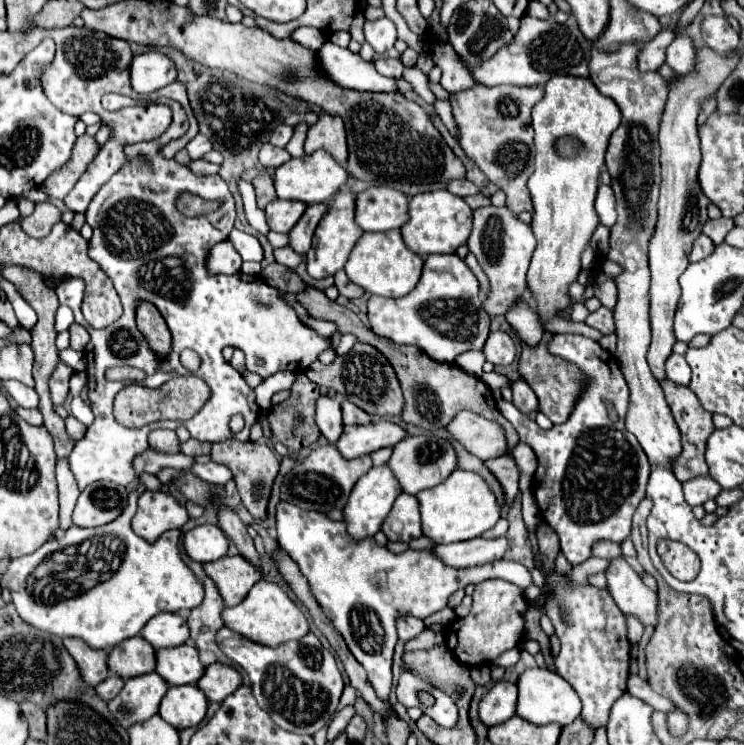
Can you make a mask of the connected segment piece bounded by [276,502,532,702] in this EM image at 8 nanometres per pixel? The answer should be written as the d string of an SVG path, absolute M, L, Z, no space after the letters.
M280 502L276 506L276 530L278 546L298 564L316 602L344 636L350 652L368 672L376 696L384 702L388 702L392 690L392 654L398 640L394 620L398 616L408 614L424 620L446 608L452 592L486 578L502 578L522 590L532 586L530 572L518 562L500 560L478 568L456 570L442 564L426 550L392 554L388 548L378 546L374 538L352 542L346 536L344 522L334 522L326 518L326 514L302 510L290 502Z

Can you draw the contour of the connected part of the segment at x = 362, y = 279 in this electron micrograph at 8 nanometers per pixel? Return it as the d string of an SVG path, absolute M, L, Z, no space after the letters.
M388 230L388 232L364 232L362 238L356 242L354 250L350 252L350 258L344 266L344 272L348 278L362 286L370 294L378 294L384 298L400 298L408 294L420 280L424 260L410 252L400 236L400 230Z

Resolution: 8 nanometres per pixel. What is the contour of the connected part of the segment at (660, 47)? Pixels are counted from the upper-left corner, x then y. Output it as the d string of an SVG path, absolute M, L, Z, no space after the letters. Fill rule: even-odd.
M662 30L662 32L658 32L656 38L652 38L650 42L644 44L644 48L642 48L640 56L638 56L638 68L642 72L658 70L664 64L666 48L672 44L674 38L676 38L674 30Z

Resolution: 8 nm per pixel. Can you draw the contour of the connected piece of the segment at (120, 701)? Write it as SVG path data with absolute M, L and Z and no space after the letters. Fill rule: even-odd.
M156 672L130 678L120 694L108 702L108 710L122 728L130 728L134 722L142 722L158 714L158 706L166 690L168 684Z

